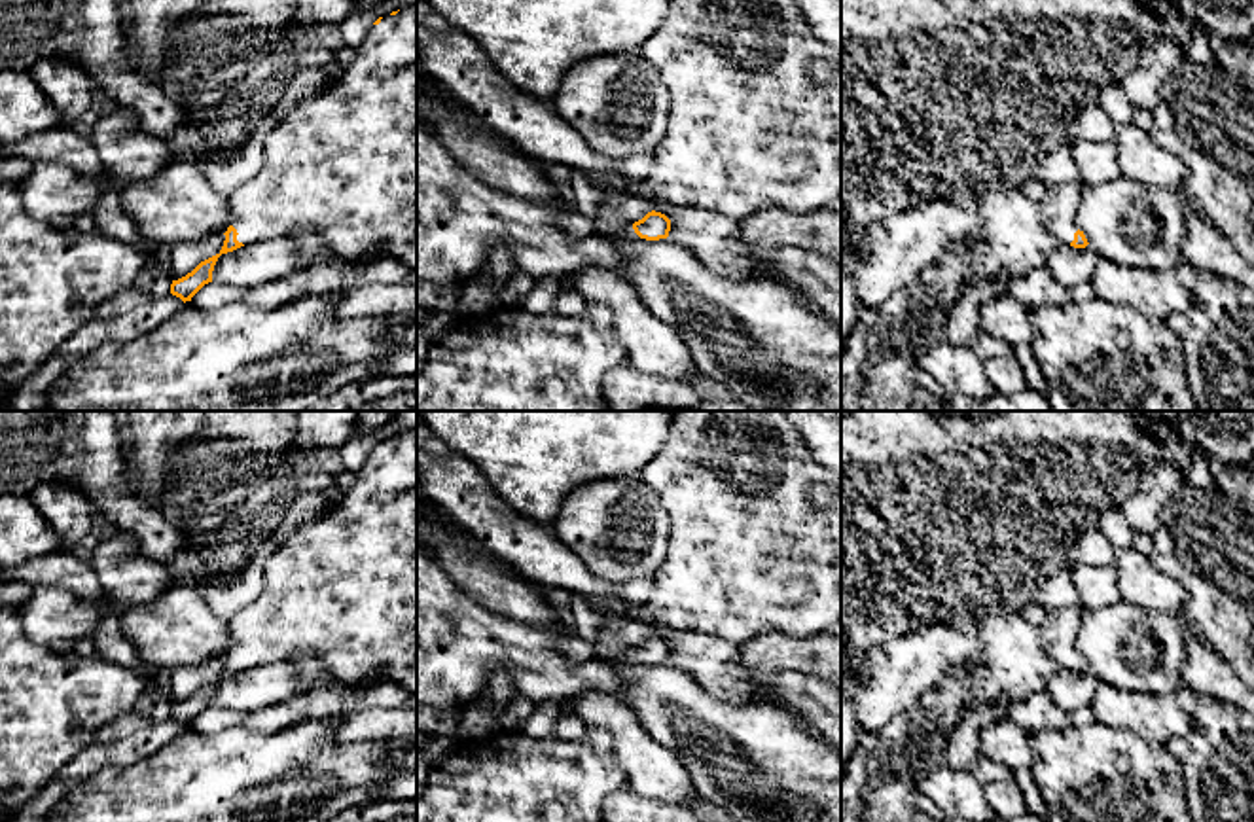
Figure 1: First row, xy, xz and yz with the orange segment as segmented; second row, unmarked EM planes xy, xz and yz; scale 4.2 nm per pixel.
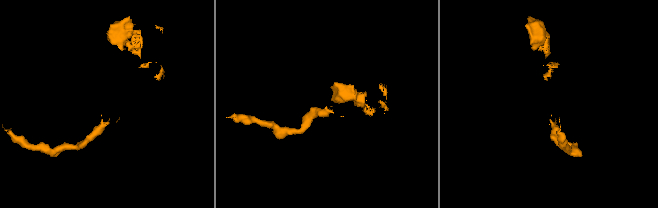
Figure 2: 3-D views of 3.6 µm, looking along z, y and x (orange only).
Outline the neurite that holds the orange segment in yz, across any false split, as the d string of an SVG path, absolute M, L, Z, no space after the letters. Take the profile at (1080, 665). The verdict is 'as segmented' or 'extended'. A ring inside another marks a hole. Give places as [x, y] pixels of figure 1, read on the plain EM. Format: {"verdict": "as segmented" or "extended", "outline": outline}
{"verdict": "extended", "outline": "M1084 606L1046 610L1046 621L1040 625L1044 650L1055 657L1061 669L1085 672L1089 667L1076 648L1076 634L1082 623Z"}

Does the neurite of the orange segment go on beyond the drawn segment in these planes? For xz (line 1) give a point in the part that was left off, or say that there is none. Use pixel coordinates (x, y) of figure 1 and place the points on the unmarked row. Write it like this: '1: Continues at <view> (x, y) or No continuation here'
1: No continuation here

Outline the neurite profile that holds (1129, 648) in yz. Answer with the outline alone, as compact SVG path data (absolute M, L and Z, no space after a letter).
M1120 600L1084 610L1076 648L1095 676L1116 689L1176 697L1190 629L1182 616L1161 616Z

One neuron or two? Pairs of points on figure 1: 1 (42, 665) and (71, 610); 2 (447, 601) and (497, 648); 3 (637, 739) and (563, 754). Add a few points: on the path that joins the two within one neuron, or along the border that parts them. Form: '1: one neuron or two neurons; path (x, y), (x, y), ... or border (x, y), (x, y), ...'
1: two neurons; border (19, 620), (21, 631), (46, 646)
2: one neuron; path (459, 612), (485, 639)
3: two neurons; border (610, 754), (624, 771), (627, 786)

